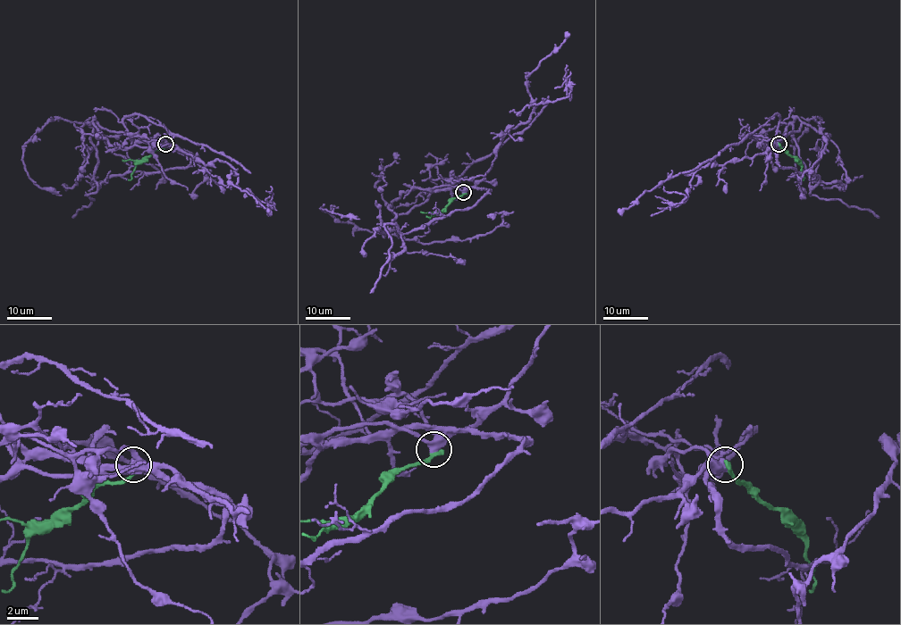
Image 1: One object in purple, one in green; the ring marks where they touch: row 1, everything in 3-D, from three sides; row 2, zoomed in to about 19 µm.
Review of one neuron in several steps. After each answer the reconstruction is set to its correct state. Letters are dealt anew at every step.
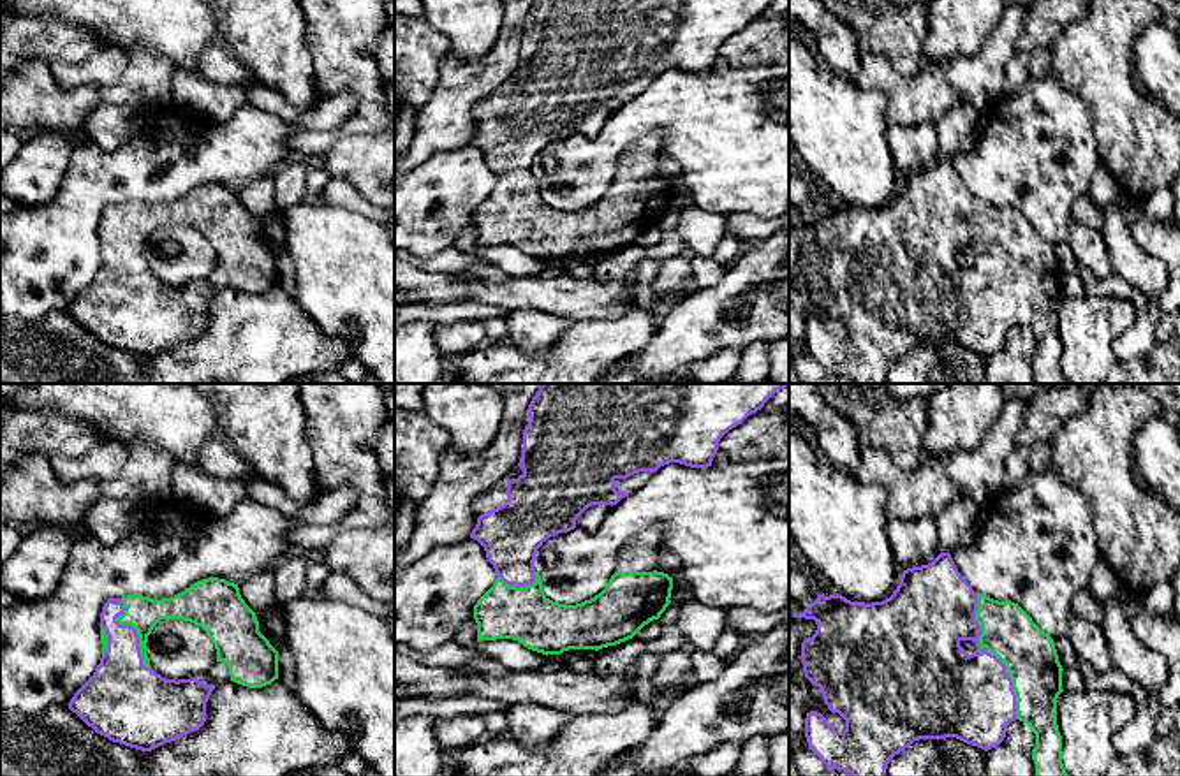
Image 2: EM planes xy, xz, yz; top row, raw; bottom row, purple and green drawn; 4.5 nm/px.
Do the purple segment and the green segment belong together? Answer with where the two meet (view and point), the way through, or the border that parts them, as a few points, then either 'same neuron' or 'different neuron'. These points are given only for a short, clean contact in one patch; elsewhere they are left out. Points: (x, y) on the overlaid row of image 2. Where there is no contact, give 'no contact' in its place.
contact yz (990, 653); same neuron

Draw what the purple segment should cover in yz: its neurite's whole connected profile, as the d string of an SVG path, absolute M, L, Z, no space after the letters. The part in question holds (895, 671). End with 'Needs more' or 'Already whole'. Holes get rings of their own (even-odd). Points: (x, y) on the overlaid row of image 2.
M940 553L928 565L903 570L896 589L882 602L865 604L842 595L817 595L796 618L814 619L817 625L815 633L801 642L805 677L821 690L828 709L845 720L845 730L838 732L821 713L807 713L808 750L828 771L886 776L889 760L919 739L956 737L988 751L1004 741L1007 725L1020 720L1036 734L1036 776L1069 776L1062 764L1062 736L1057 725L1064 669L1053 639L1018 604L976 593L960 575L949 553Z. Needs more

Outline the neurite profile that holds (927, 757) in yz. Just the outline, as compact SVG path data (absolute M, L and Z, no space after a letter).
M956 737L919 739L889 760L886 776L985 776L985 750Z

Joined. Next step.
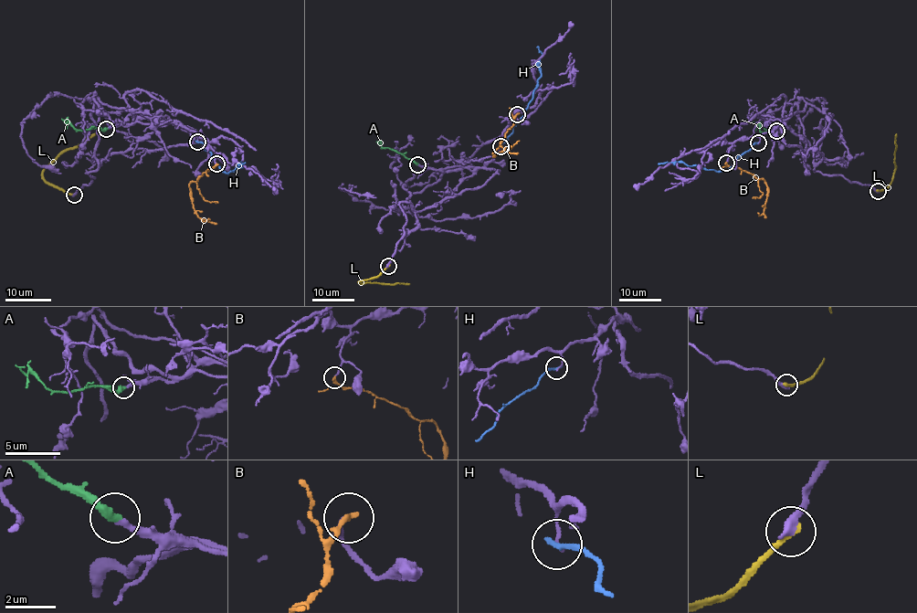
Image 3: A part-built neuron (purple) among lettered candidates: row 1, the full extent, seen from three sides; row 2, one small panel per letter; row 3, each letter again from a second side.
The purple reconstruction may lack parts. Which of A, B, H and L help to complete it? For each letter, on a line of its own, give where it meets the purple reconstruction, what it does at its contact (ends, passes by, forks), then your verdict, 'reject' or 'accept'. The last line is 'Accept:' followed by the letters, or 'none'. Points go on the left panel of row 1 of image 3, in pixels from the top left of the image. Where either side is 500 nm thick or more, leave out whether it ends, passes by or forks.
A: (106, 129) | it ends | accept
B: (216, 163) | it ends | reject
H: (197, 142) | it ends | reject
L: (74, 195) | it ends | reject
Accept: A

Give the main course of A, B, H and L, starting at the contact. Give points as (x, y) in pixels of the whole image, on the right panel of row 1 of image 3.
A: (776, 131), (762, 132), (760, 126), (753, 123)
B: (726, 163), (764, 182), (764, 217)
H: (757, 142), (725, 171), (706, 170), (677, 162), (658, 163)
L: (878, 191), (882, 191), (893, 177), (896, 134)

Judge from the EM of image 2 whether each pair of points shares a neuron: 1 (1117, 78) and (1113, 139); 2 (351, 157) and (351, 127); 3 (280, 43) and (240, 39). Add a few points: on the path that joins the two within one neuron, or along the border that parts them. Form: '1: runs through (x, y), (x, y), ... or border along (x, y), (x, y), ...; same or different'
1: runs through (1117, 94), (1117, 124); same
2: border along (376, 132), (347, 134), (317, 161); different
3: runs through (270, 41), (250, 39); same

